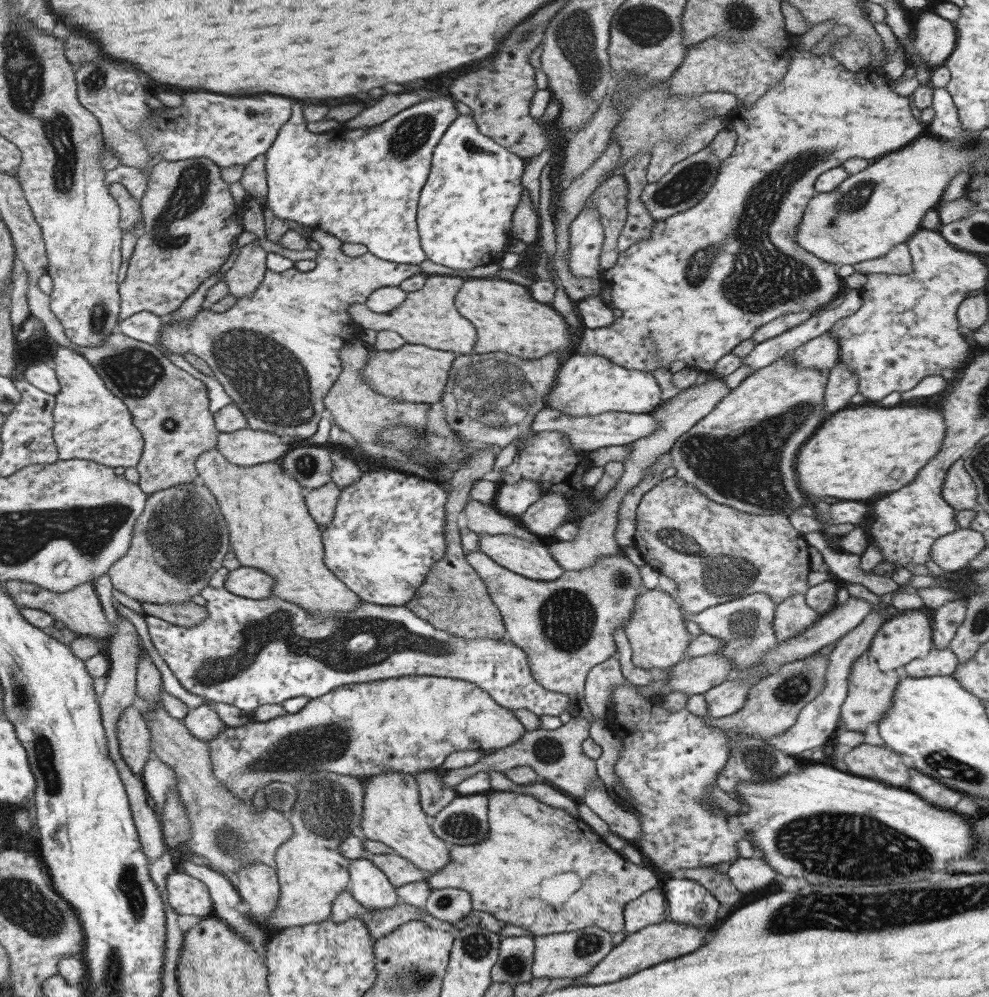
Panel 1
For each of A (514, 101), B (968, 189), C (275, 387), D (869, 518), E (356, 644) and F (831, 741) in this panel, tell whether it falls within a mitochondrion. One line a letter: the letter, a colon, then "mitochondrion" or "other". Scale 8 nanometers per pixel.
A: other
B: other
C: mitochondrion
D: other
E: mitochondrion
F: other

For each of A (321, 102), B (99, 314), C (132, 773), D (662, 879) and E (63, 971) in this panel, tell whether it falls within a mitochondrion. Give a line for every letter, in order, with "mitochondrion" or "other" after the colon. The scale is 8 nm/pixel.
A: other
B: mitochondrion
C: other
D: other
E: other

